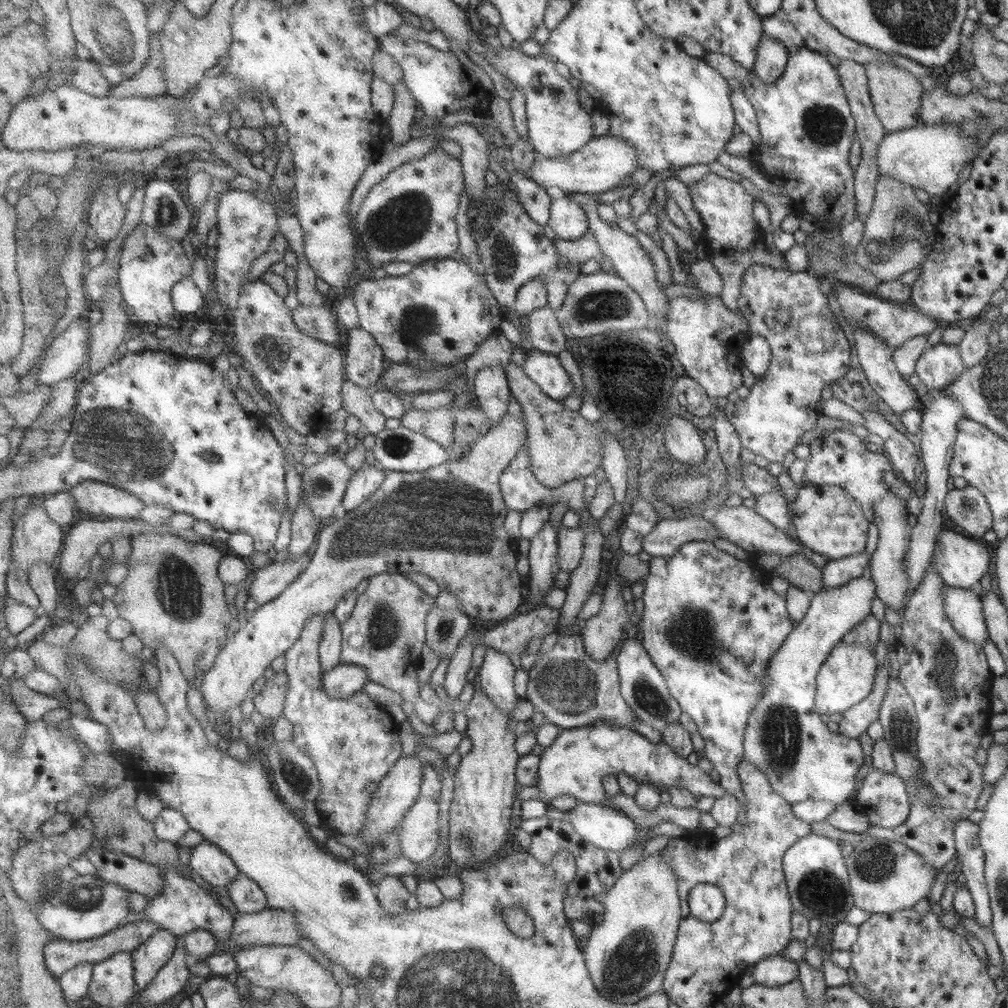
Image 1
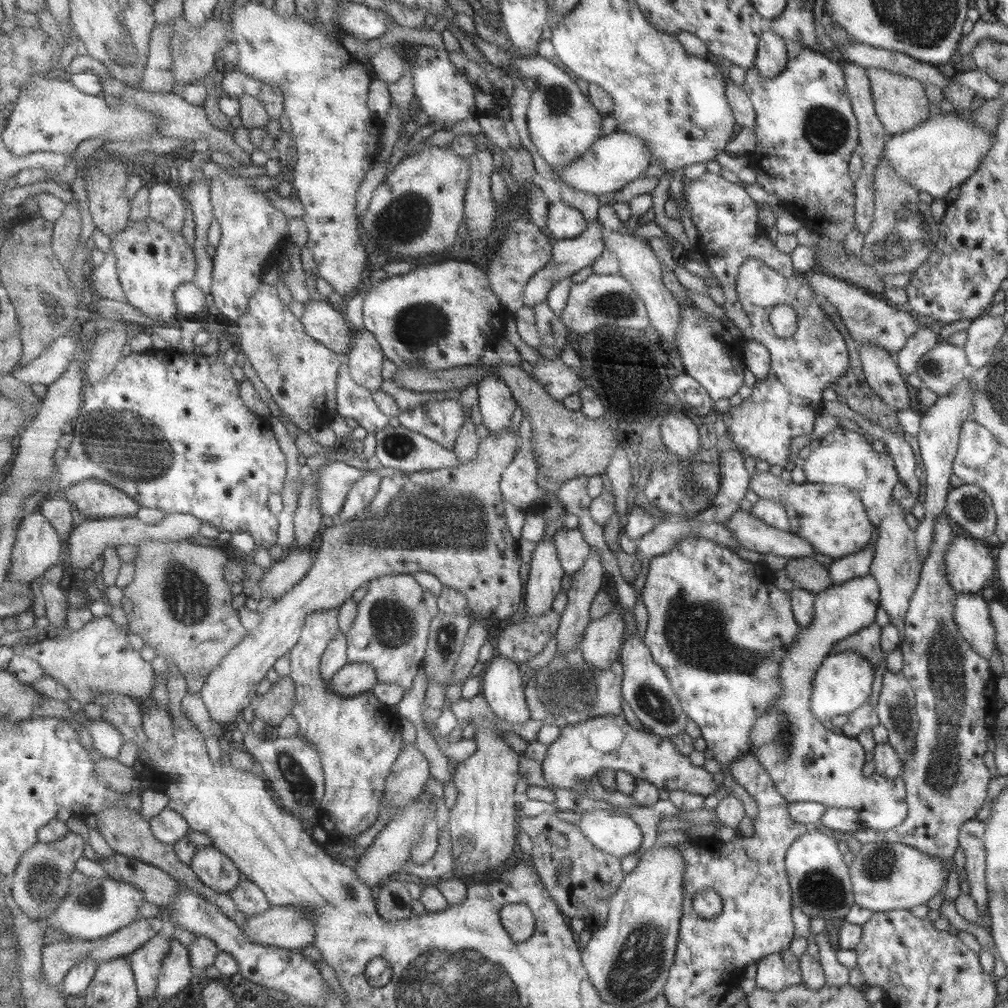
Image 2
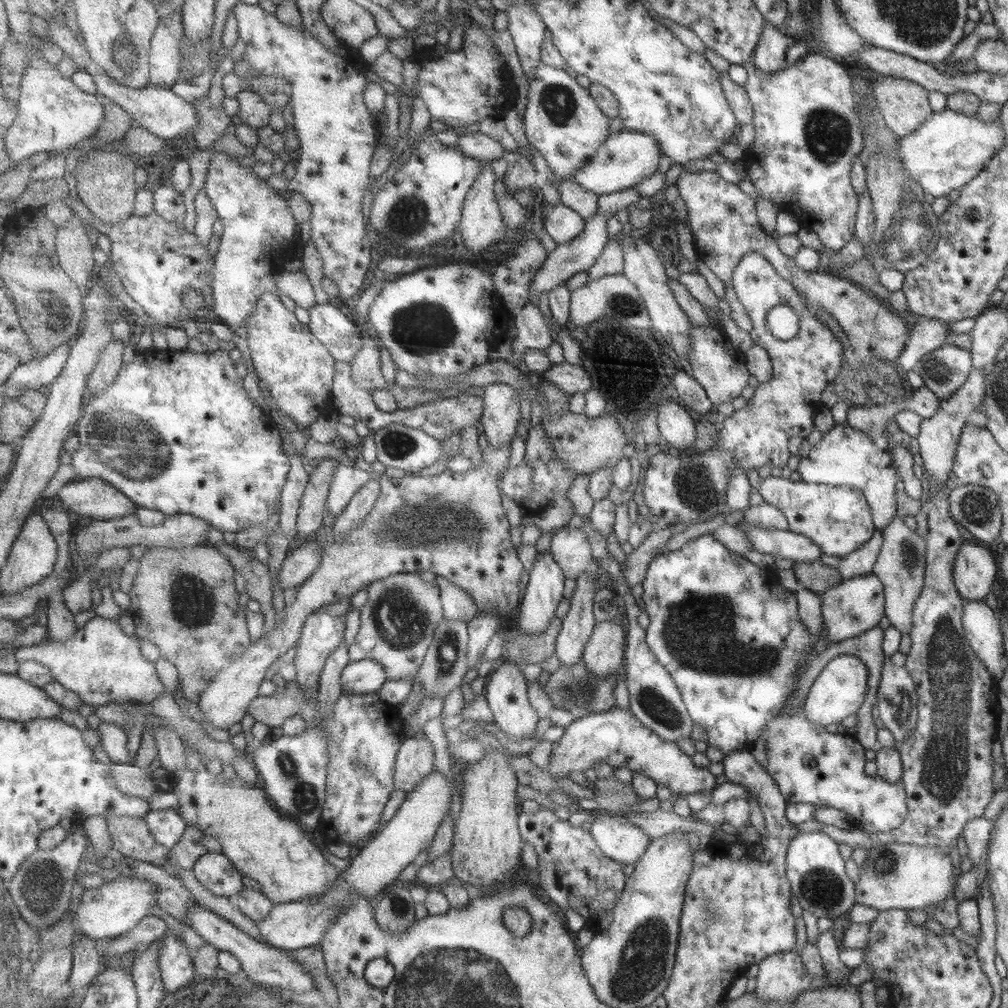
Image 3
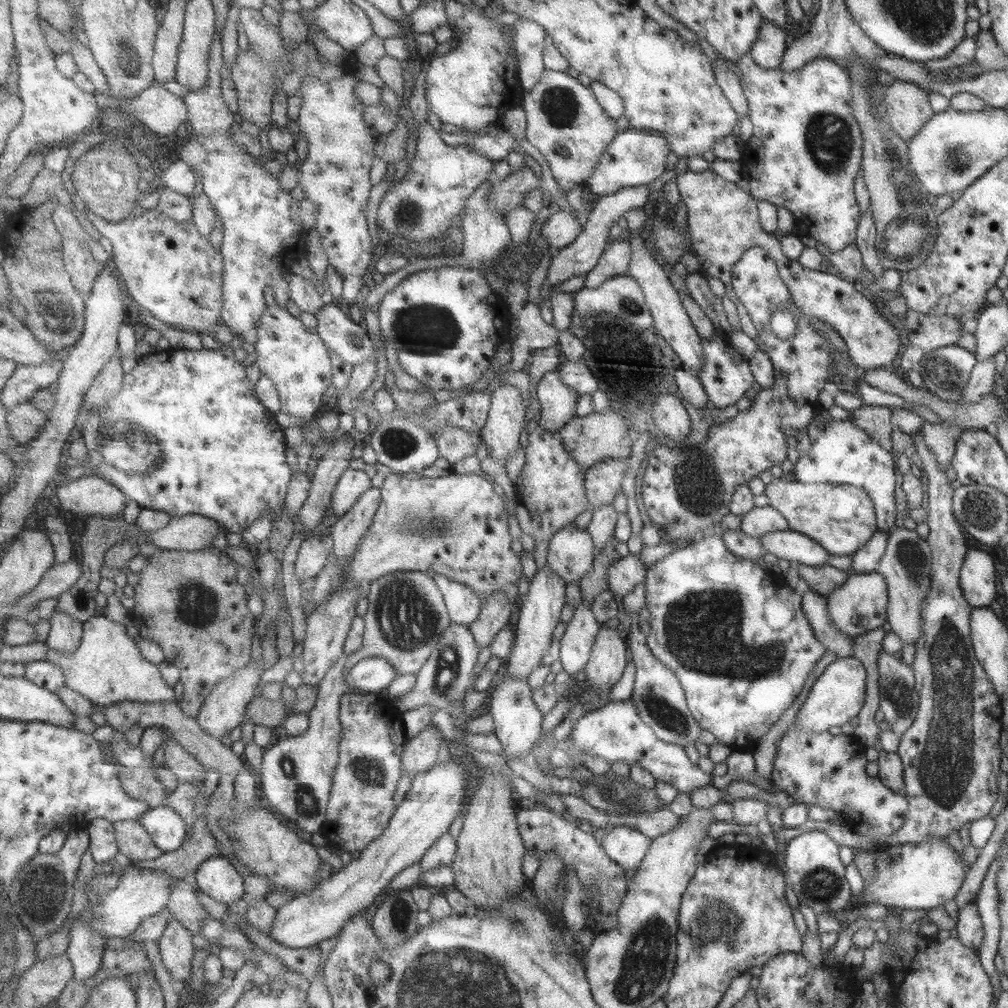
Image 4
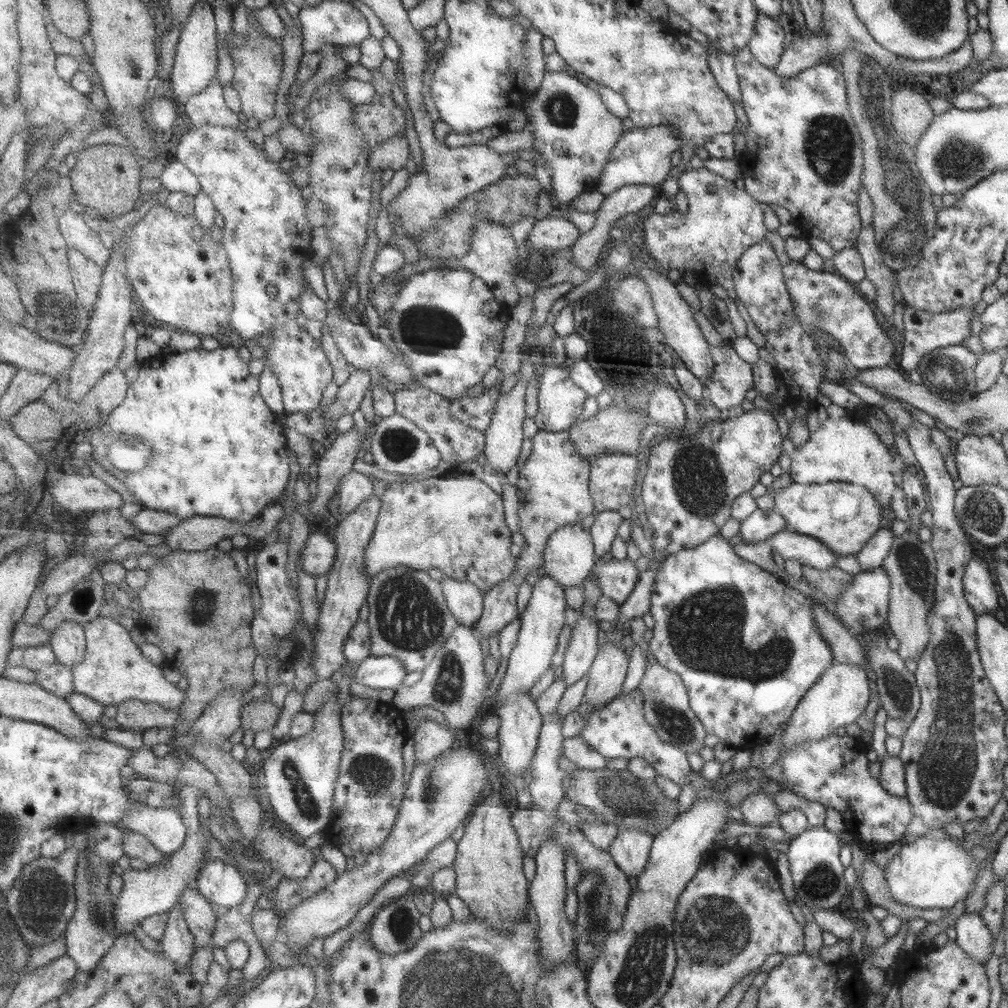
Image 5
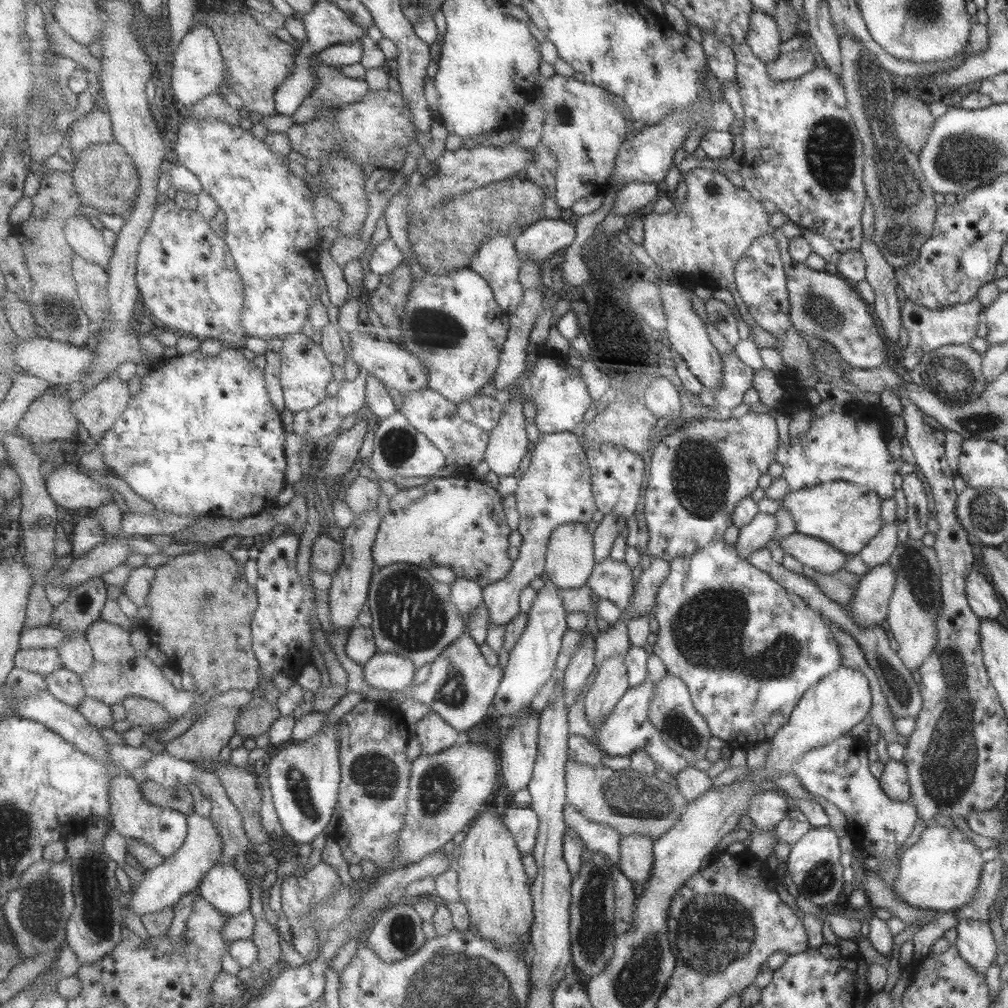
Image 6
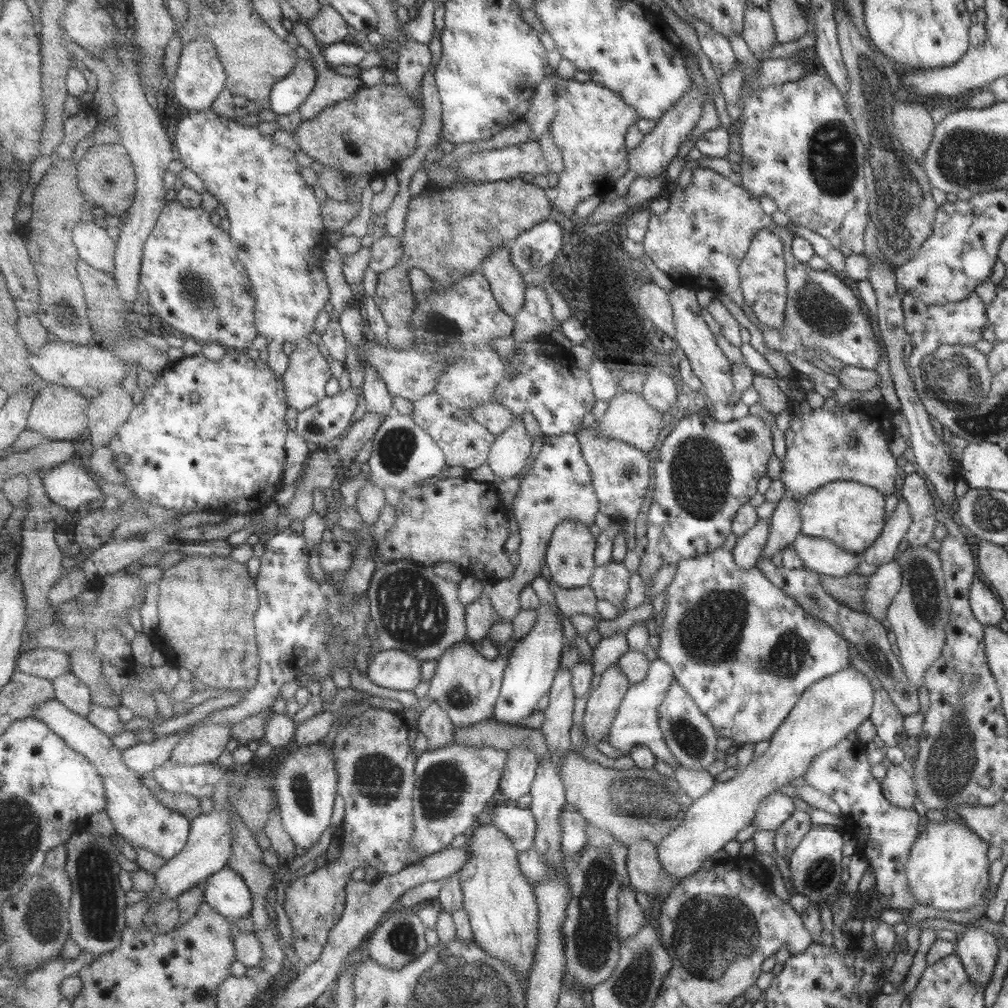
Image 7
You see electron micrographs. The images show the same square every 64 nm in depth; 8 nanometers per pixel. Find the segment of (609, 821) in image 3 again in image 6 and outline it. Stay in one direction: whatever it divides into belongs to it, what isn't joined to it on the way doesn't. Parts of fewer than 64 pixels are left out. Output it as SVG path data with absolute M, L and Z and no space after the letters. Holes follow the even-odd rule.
M621 836L618 868L631 882L644 886L653 866L653 841L646 836Z

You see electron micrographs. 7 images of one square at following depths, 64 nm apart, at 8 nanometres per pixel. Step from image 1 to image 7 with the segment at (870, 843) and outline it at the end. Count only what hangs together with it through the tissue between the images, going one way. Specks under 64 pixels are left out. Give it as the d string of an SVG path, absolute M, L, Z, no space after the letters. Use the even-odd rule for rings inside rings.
M947 817L946 821L926 822L912 844L906 862L906 877L908 889L912 897L923 906L932 906L937 910L956 910L963 912L982 904L990 881L989 860L987 859L989 845L983 842L967 825L953 821Z

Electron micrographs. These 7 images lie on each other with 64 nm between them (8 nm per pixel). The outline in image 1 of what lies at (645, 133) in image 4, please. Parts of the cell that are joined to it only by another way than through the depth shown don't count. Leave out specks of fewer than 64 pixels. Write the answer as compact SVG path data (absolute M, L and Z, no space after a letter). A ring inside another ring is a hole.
M607 134L593 137L585 148L574 152L571 156L544 158L539 154L536 163L525 176L529 176L543 186L557 186L564 193L579 192L596 195L599 192L615 189L624 176L629 178L637 168L636 148L624 141L624 138Z

